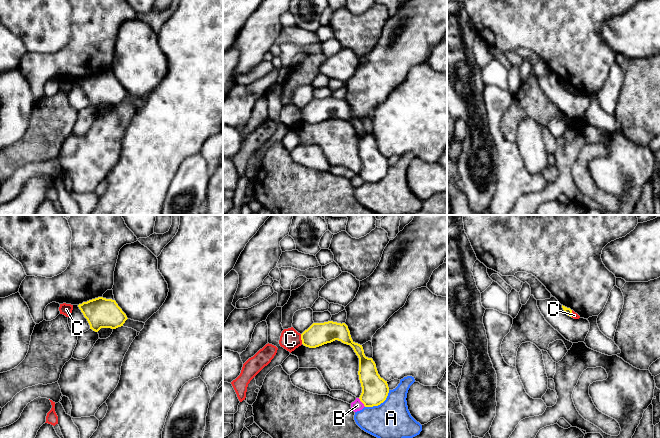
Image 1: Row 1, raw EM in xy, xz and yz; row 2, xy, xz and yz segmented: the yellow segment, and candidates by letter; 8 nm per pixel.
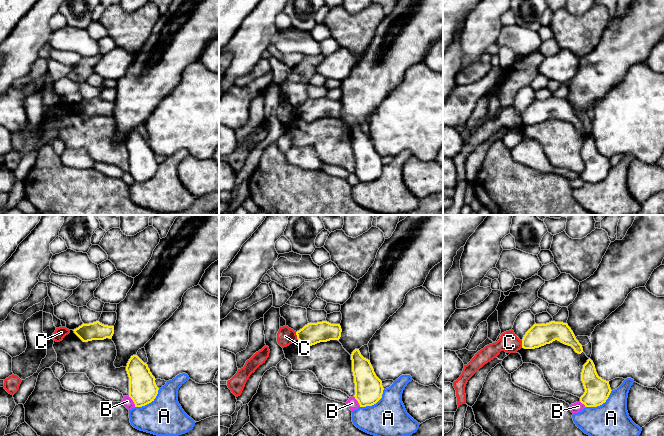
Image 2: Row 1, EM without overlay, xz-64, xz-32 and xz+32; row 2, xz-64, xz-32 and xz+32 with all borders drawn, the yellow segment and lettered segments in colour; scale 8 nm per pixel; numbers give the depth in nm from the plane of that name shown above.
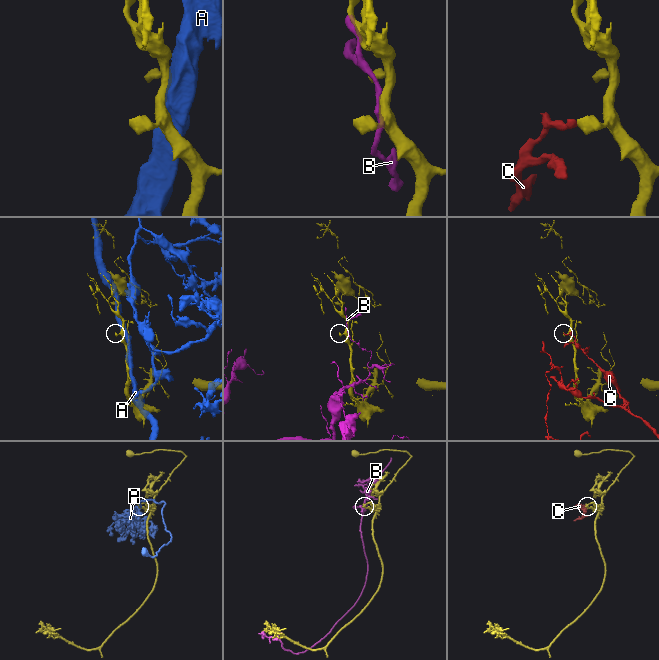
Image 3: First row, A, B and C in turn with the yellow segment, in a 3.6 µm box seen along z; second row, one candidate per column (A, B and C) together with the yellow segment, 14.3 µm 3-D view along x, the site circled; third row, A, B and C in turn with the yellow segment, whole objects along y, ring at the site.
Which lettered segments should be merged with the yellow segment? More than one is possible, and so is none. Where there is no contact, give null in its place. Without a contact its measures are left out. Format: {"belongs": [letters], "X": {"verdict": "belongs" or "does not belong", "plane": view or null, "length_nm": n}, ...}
{"belongs": [], "A": {"verdict": "does not belong", "plane": "xz", "length_nm": 240}, "B": {"verdict": "does not belong", "plane": "xz", "length_nm": 90}, "C": {"verdict": "does not belong", "plane": "xz", "length_nm": 80}}

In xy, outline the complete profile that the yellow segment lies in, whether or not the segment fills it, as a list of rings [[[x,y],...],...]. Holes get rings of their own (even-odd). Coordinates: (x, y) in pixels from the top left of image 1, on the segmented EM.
[[[98,297],[78,305],[87,319],[90,329],[98,332],[101,328],[116,329],[128,319],[115,300]]]

